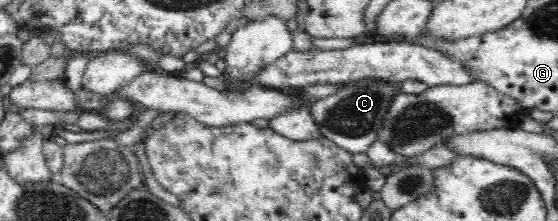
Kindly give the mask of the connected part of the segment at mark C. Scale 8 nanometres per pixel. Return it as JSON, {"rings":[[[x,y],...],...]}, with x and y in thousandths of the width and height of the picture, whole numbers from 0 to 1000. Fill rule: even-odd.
{"rings":[[[681,362],[625,371],[606,421],[557,471],[554,502],[579,620],[595,633],[629,697],[658,692],[658,670],[674,633],[686,534],[701,480],[703,443],[715,416],[719,403],[711,376]]]}

